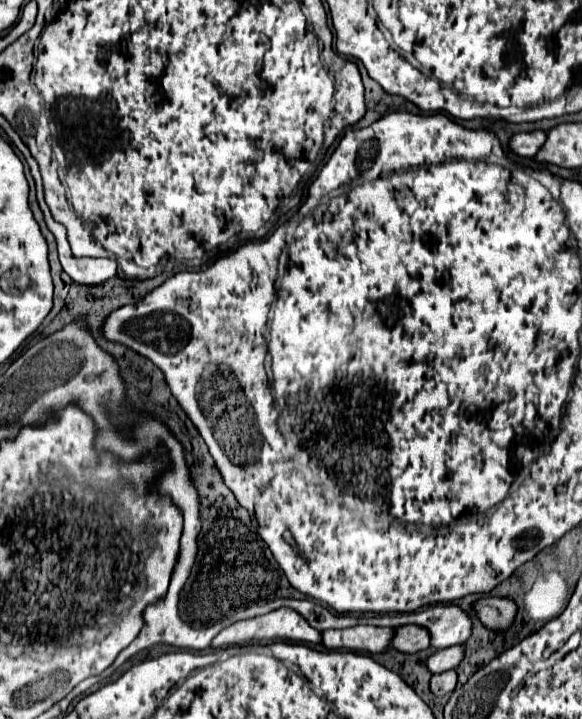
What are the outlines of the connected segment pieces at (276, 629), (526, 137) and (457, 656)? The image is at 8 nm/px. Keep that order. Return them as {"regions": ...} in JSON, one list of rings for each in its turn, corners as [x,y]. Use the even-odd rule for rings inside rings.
{"regions":[[[[280,607],[266,615],[246,619],[242,623],[234,623],[222,629],[214,637],[212,647],[228,647],[228,645],[240,645],[260,639],[284,639],[284,641],[316,645],[322,641],[322,633],[310,627],[308,621],[298,611],[290,607]]],[[[546,131],[518,133],[512,137],[510,147],[514,153],[518,153],[522,157],[534,157],[538,153],[538,149],[544,145],[544,141],[546,141]]],[[[454,645],[454,647],[448,647],[448,649],[440,649],[434,655],[430,655],[428,669],[432,673],[444,673],[448,669],[456,669],[462,659],[464,659],[464,645]]]]}

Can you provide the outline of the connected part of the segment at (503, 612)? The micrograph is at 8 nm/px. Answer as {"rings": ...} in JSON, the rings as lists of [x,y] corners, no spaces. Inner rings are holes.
{"rings":[[[484,597],[476,601],[474,609],[478,611],[478,617],[484,623],[484,627],[490,631],[510,629],[518,613],[516,603],[512,599],[502,599],[502,597]]]}

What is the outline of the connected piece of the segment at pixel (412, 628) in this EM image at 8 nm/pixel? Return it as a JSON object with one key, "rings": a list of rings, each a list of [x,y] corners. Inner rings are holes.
{"rings":[[[404,625],[396,629],[392,647],[402,653],[418,653],[430,647],[430,633],[426,627],[420,625]]]}

